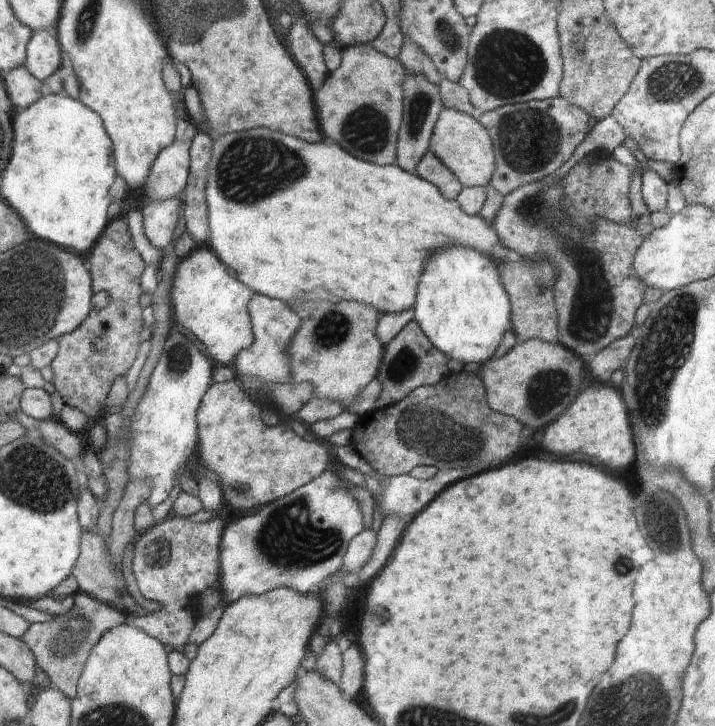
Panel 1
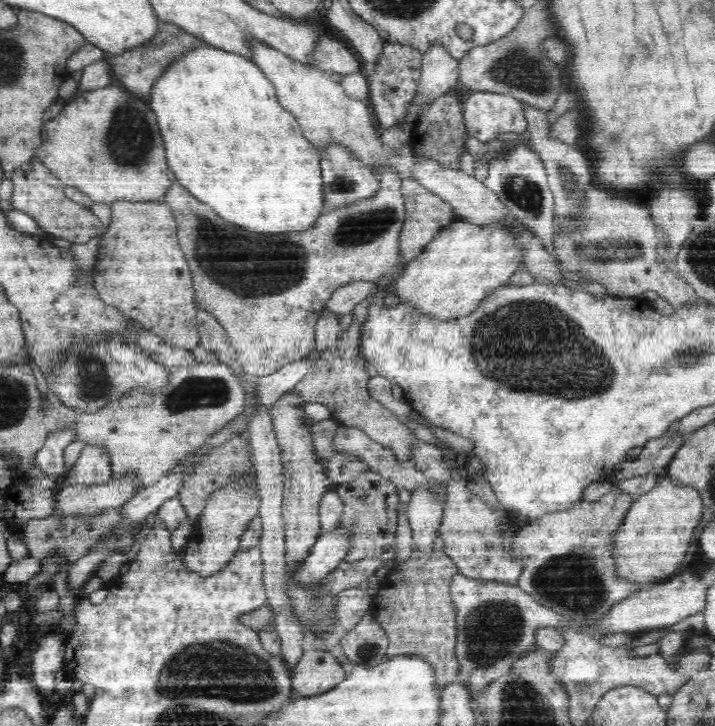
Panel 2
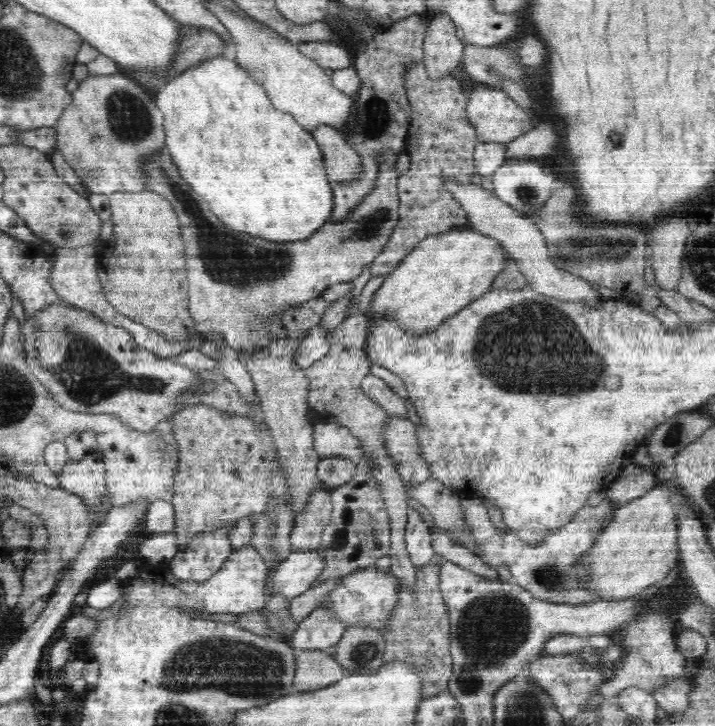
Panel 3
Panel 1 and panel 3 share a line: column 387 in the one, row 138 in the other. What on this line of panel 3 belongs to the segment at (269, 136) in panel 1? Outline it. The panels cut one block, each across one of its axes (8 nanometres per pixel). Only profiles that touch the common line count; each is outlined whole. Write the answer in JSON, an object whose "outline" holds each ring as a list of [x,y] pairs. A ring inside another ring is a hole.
{"outline":[[[215,55],[214,57],[206,58],[205,61],[198,62],[197,65],[190,66],[189,69],[180,72],[174,79],[170,79],[166,83],[166,86],[155,95],[155,105],[163,114],[166,149],[183,180],[207,202],[213,214],[223,224],[238,232],[278,242],[299,241],[314,234],[314,231],[318,230],[318,227],[321,227],[330,220],[333,209],[333,192],[327,179],[320,147],[312,134],[304,130],[290,113],[276,109],[273,102],[270,101],[269,94],[266,93],[265,88],[260,83],[255,82],[249,72],[244,67],[238,65],[238,62],[228,59],[223,55]]]}

